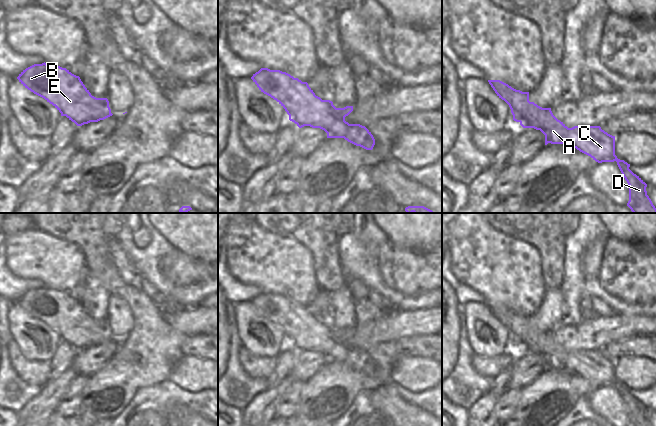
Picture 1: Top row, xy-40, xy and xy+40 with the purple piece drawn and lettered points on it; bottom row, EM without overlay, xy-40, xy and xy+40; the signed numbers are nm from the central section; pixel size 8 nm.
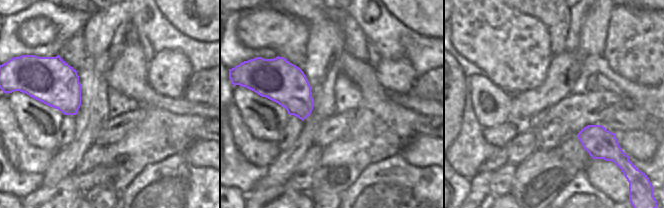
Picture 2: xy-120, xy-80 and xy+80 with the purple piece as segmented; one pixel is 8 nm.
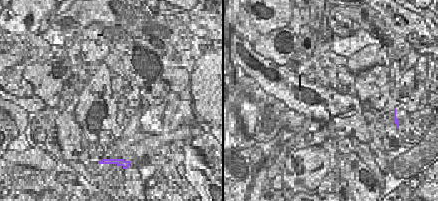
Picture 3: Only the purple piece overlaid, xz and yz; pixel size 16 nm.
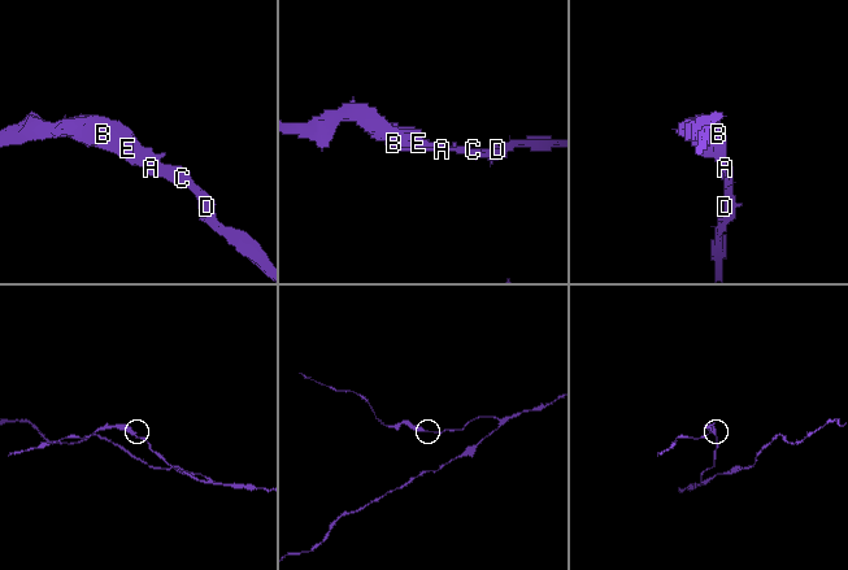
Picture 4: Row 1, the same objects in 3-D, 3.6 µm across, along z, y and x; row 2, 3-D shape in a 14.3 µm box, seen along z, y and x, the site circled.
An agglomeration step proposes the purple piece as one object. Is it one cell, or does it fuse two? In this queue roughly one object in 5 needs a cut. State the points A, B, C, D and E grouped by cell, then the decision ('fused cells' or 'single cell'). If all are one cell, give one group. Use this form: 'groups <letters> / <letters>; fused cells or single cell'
groups A B C D E; single cell

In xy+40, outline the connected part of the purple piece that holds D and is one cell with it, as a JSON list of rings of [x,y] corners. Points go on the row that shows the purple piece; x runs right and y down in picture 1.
[[[488,80],[499,98],[510,107],[513,120],[523,128],[534,128],[545,135],[545,145],[564,144],[590,156],[598,163],[617,162],[629,185],[627,206],[633,213],[656,213],[656,208],[647,195],[647,184],[630,169],[630,164],[615,155],[615,136],[600,126],[574,126],[568,128],[552,113],[551,108],[542,108],[529,101],[529,92],[522,92],[500,80]]]

